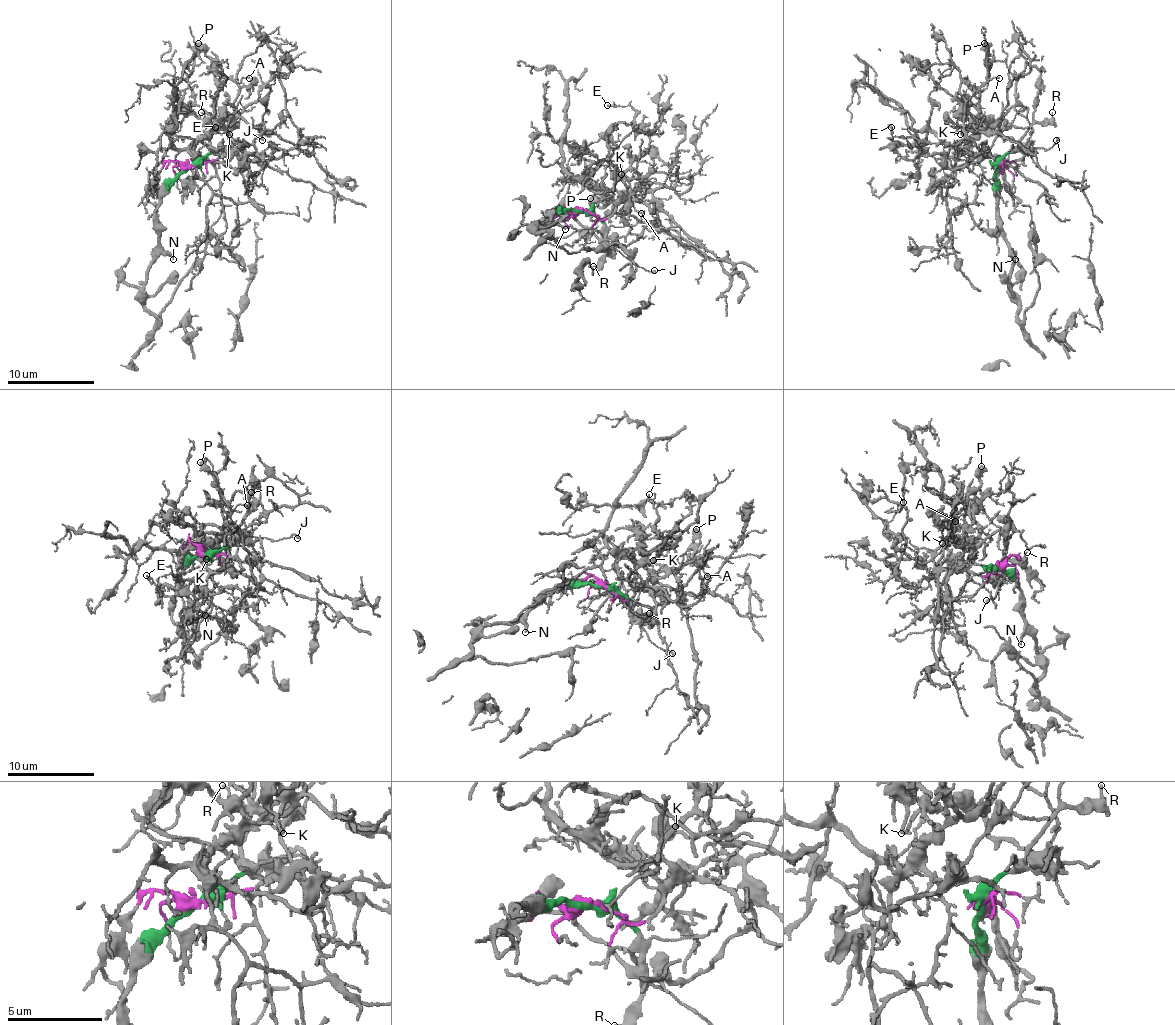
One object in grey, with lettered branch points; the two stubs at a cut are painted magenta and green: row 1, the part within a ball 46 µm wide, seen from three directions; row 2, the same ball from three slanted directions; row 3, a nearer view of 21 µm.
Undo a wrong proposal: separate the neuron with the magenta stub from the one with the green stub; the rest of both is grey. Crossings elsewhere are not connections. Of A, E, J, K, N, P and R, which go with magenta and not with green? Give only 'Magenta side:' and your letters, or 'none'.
Magenta side: A, E, K, P

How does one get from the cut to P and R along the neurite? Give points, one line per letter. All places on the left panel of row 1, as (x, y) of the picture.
P: (188, 166), (232, 149), (230, 123), (223, 123), (232, 121), (238, 92), (219, 60), (197, 42)
R: (188, 166), (197, 164), (210, 151), (212, 123), (201, 112)

